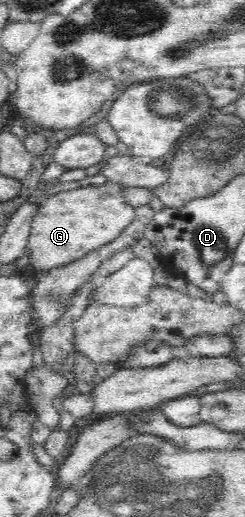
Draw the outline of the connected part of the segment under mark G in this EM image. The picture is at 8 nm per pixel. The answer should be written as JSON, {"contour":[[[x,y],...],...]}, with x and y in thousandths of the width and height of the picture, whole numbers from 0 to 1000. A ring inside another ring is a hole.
{"contour":[[[433,350],[404,360],[318,362],[249,369],[163,395],[131,422],[122,462],[106,476],[118,515],[204,524],[335,499],[343,493],[453,472],[551,426],[555,404],[506,385],[490,354]]]}

